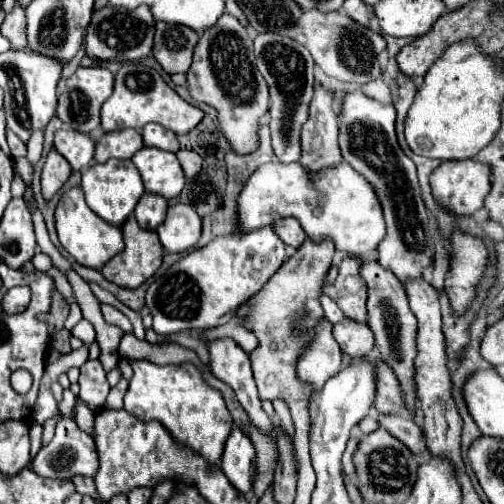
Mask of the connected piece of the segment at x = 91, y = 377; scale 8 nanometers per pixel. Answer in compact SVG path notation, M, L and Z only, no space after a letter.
M87 361L81 365L81 377L79 377L81 393L79 399L83 399L93 413L97 413L109 393L109 383L107 383L107 373L99 361Z

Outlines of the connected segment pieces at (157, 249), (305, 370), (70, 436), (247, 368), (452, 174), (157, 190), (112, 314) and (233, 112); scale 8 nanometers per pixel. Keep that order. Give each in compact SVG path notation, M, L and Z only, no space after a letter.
M129 217L121 227L125 251L113 257L103 269L103 277L119 287L137 289L145 283L163 261L163 245L155 231L141 229L135 217Z
M321 321L317 325L315 341L311 341L307 353L297 365L297 375L301 381L319 389L329 377L333 377L341 367L341 349L331 333L331 323Z
M61 417L57 421L57 431L55 437L49 445L45 445L33 459L31 469L41 475L41 477L53 477L53 479L65 479L69 481L73 475L87 475L93 477L99 469L99 457L97 457L97 447L95 441L77 427L75 419L71 417Z
M215 339L209 343L209 359L211 373L235 391L253 425L269 433L273 421L261 409L261 399L257 397L257 387L247 353L233 339Z
M473 159L469 161L445 161L431 173L433 199L453 215L471 215L483 207L483 199L489 193L489 167Z
M143 147L133 155L133 163L141 173L145 191L161 195L165 199L177 197L181 193L185 175L175 153L155 147Z
M101 305L101 313L103 313L103 317L105 317L107 323L117 325L117 327L123 329L125 333L131 333L131 331L133 331L133 327L131 327L131 323L127 321L127 317L125 317L121 311L117 311L115 307L111 307L111 305Z
M223 13L213 27L207 27L195 47L193 63L187 71L187 87L193 99L217 109L223 135L239 155L257 149L259 121L269 109L269 89L255 65L253 39L249 29L229 13Z

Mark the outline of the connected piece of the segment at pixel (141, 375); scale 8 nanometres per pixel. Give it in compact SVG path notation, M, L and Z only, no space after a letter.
M133 361L131 367L135 373L125 395L125 409L139 421L161 421L177 443L191 447L191 451L201 455L209 465L219 463L225 441L233 429L233 417L221 393L211 389L191 363L183 363L181 367L159 367L149 361Z

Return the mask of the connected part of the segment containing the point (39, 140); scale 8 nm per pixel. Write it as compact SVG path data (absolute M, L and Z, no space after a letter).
M37 131L27 143L27 159L35 165L41 157L41 151L43 151L43 131Z

